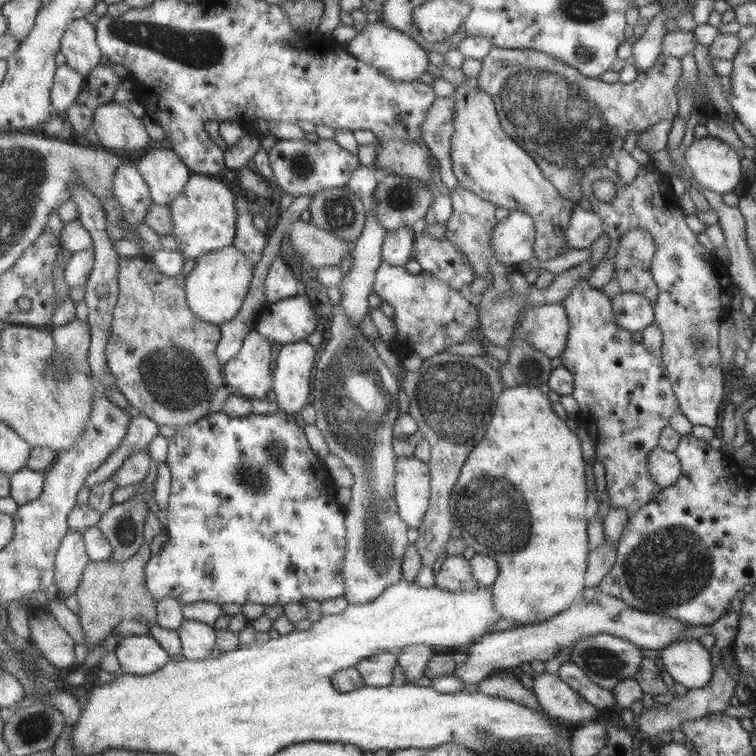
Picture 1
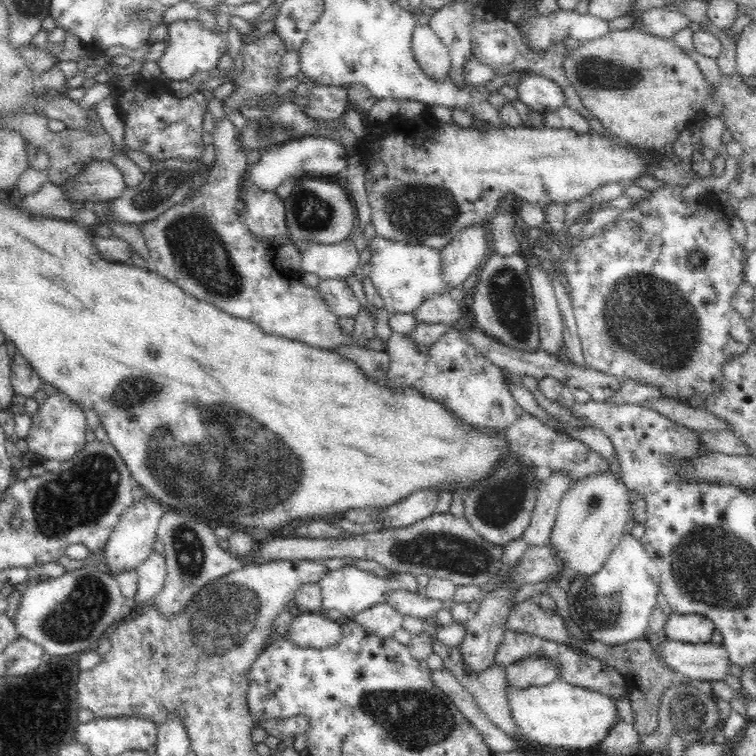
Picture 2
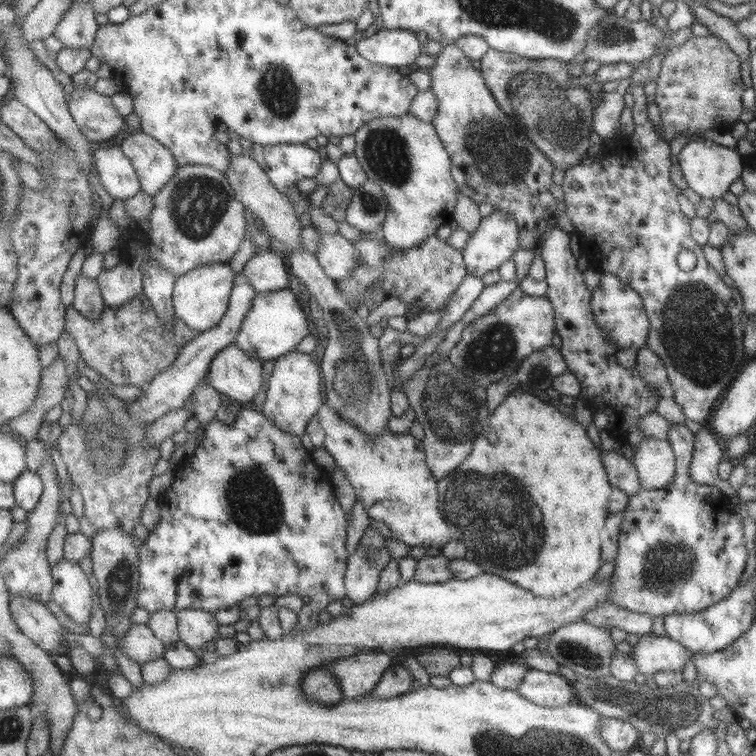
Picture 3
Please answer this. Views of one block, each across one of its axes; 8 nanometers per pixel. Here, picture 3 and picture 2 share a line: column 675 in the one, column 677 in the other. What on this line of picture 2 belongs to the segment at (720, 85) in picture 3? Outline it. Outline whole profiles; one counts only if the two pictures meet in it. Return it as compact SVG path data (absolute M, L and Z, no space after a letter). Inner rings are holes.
M636 28L608 31L600 38L581 42L578 48L572 49L566 55L563 69L570 81L571 87L578 93L579 98L582 99L584 107L586 107L611 134L622 138L624 141L628 141L631 145L636 145L643 149L652 149L653 151L670 156L674 155L672 150L674 140L680 136L682 131L690 126L690 120L696 117L696 114L701 114L703 102L709 93L709 86L704 80L704 75L694 60L685 53L683 48L676 45L673 40L664 40L663 38L646 34Z

